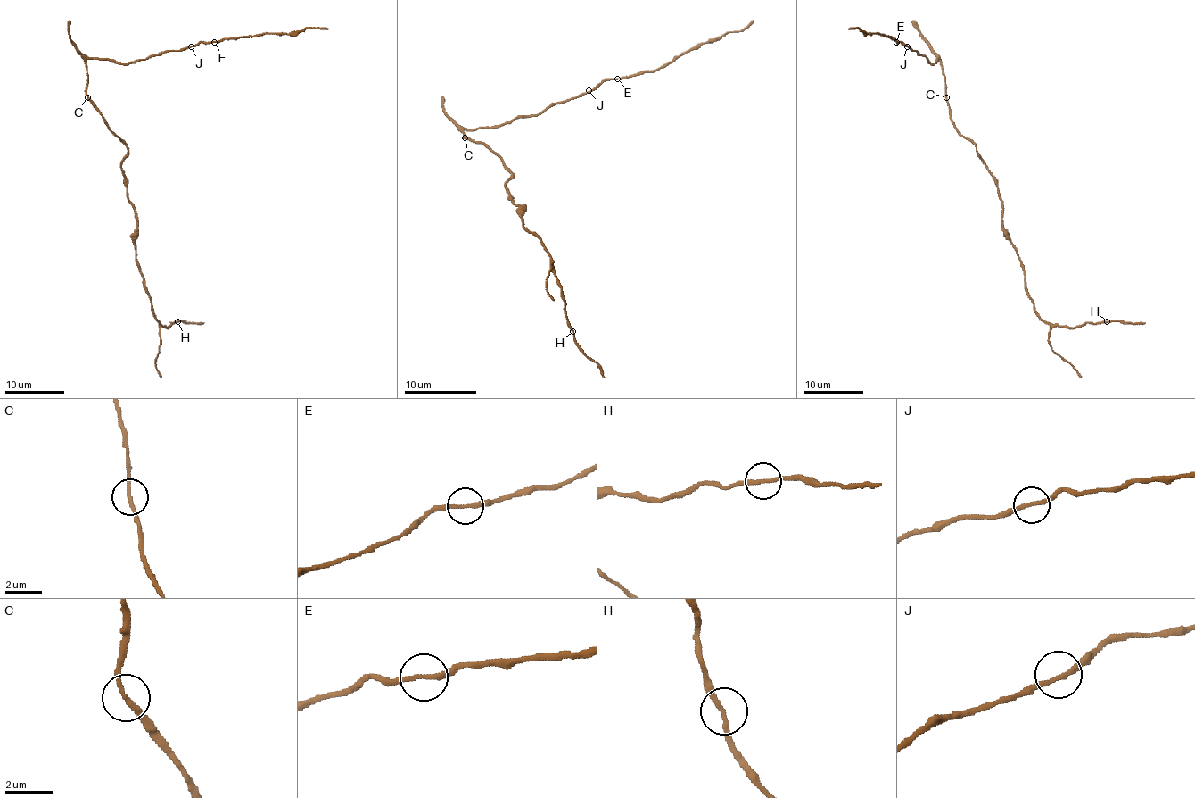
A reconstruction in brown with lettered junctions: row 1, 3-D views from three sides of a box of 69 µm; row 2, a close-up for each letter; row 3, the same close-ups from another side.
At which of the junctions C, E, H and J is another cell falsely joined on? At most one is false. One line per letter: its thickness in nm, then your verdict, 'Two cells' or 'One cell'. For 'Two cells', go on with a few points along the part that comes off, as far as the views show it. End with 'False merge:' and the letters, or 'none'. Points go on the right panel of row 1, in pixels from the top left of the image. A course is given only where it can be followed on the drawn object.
C: Thickness 190 nm. One cell
E: Thickness 200 nm. One cell
H: Thickness 200 nm. One cell
J: Thickness 200 nm. One cell
False merge: none

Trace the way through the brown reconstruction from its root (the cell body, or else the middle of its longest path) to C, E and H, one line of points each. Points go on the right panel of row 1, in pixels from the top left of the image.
C: (956, 128), (945, 97)
E: (956, 128), (947, 103), (941, 60), (938, 59), (930, 63), (917, 51), (902, 42), (896, 42)
H: (956, 128), (976, 145), (994, 181), (1002, 230), (1020, 261), (1034, 311), (1069, 328), (1107, 321)

